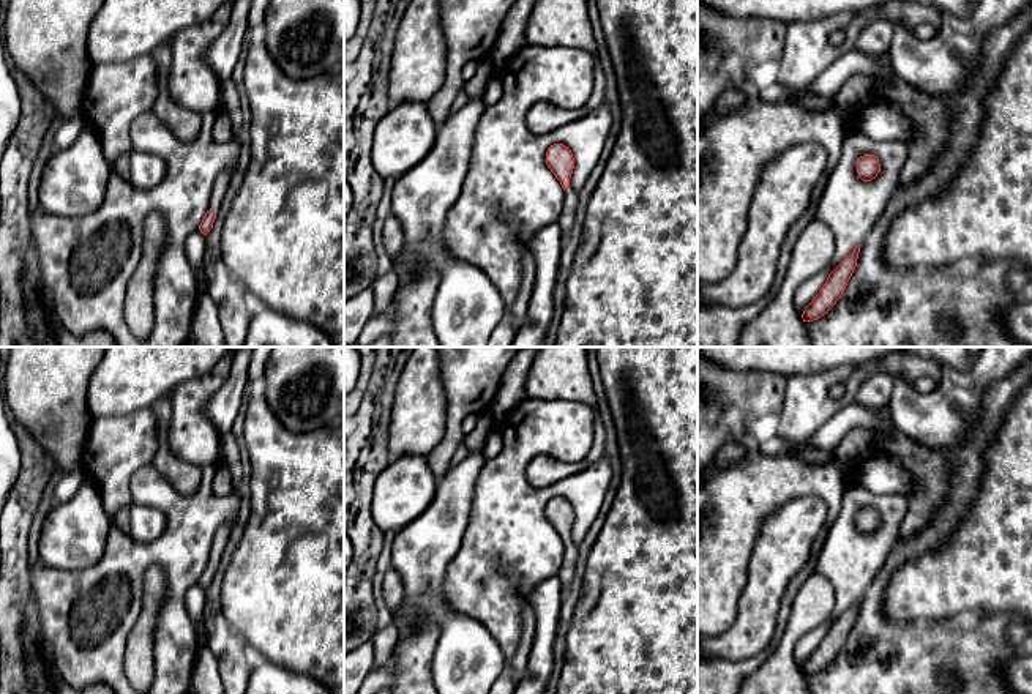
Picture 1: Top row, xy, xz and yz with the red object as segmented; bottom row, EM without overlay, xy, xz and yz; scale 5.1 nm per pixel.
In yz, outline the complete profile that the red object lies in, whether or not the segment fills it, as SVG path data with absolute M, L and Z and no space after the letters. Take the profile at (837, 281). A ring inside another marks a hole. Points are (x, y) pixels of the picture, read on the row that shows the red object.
M857 243L852 254L849 254L827 278L825 284L813 301L805 308L803 322L813 322L827 314L841 298L858 259L860 246Z

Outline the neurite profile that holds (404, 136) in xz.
M424 103L391 107L374 131L374 169L383 180L399 178L431 151L437 129Z

